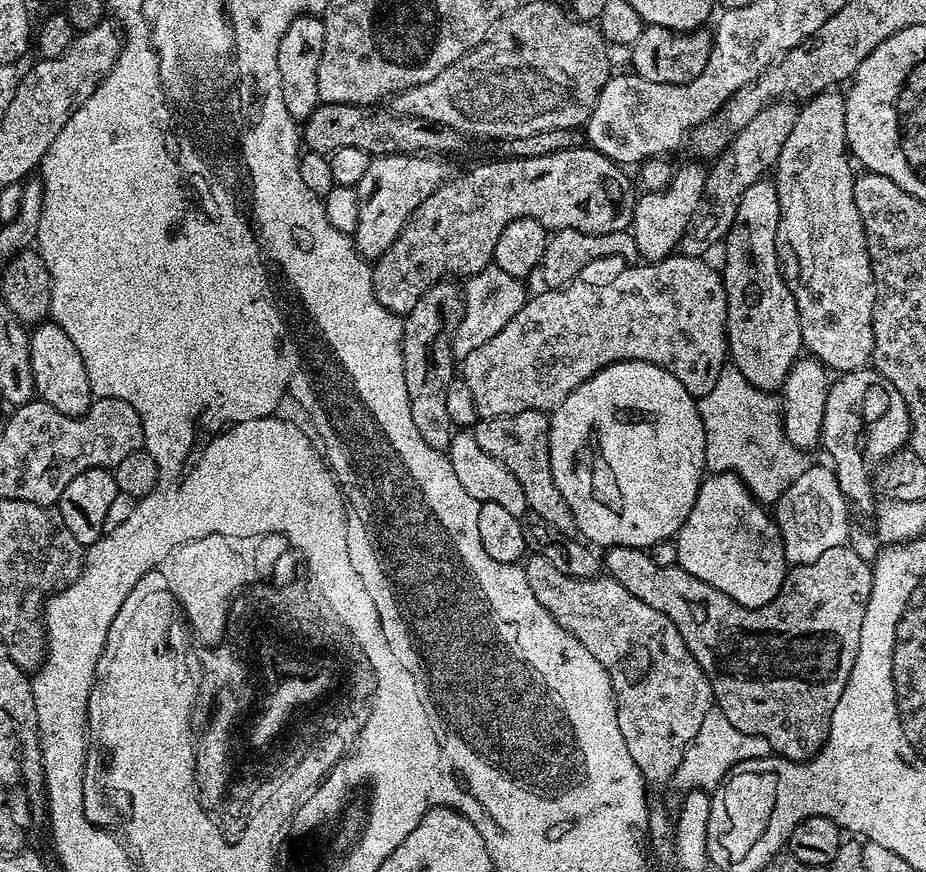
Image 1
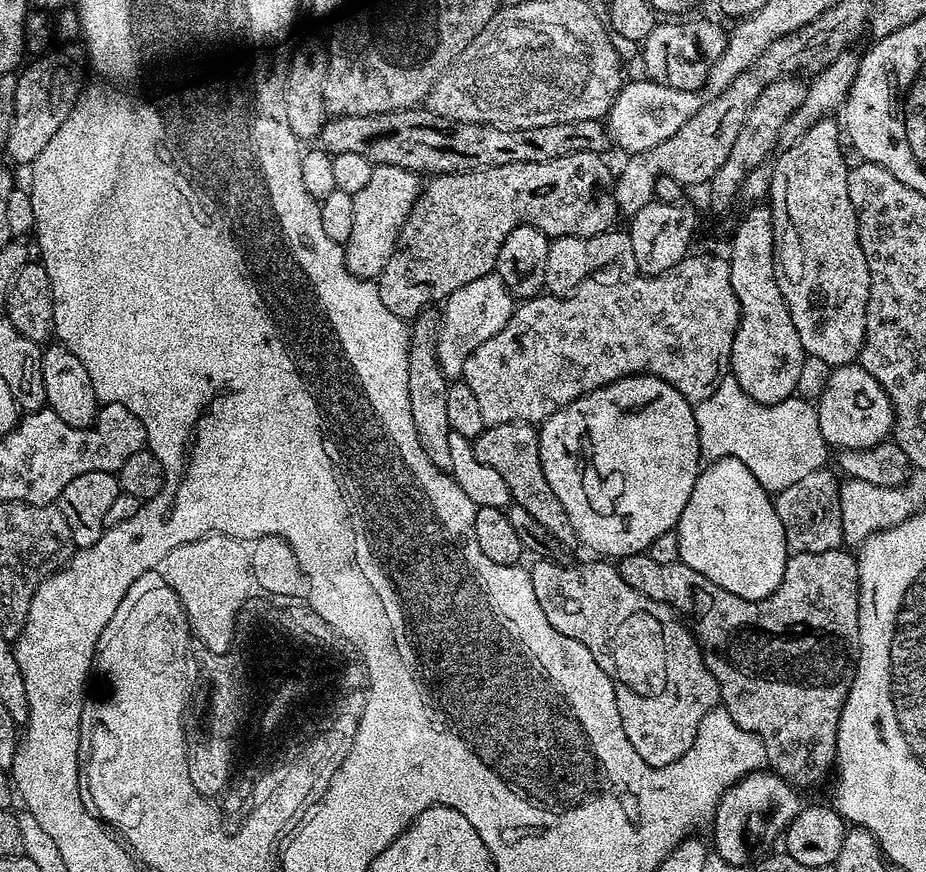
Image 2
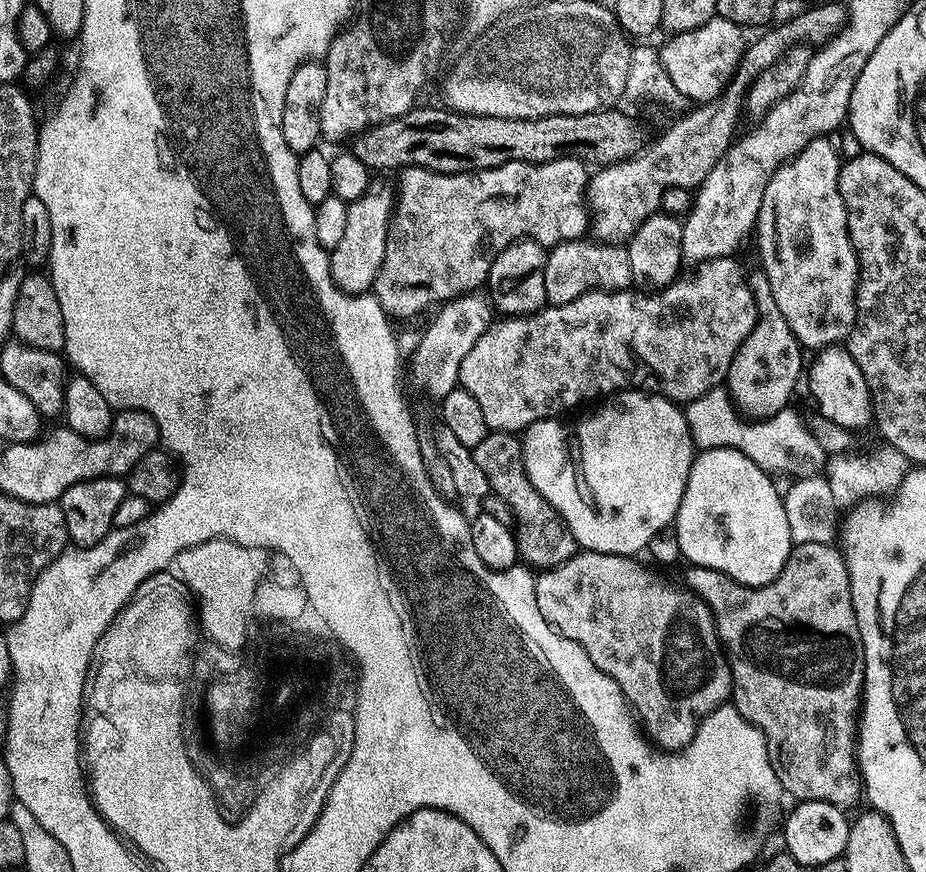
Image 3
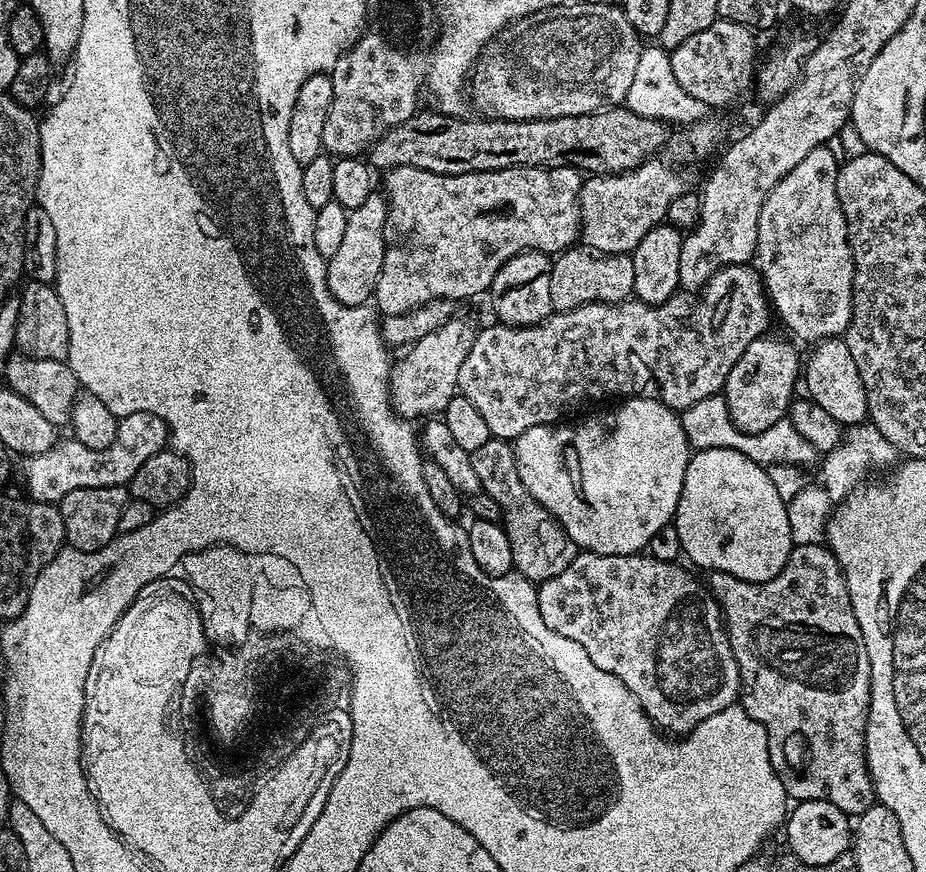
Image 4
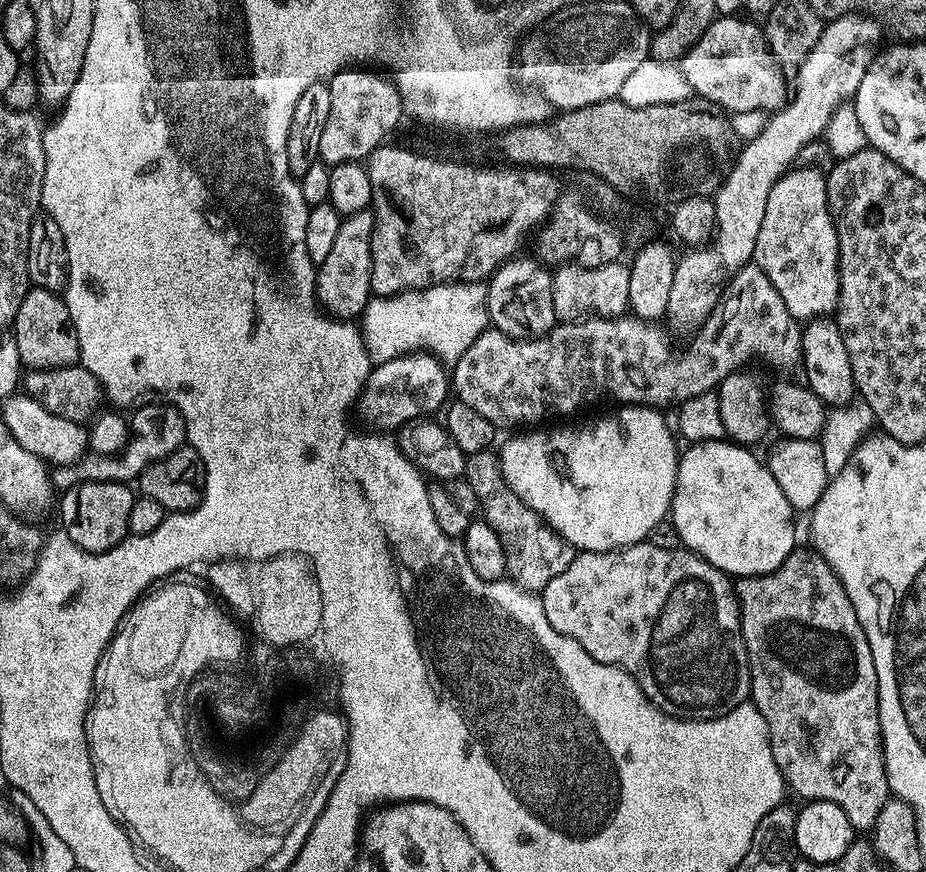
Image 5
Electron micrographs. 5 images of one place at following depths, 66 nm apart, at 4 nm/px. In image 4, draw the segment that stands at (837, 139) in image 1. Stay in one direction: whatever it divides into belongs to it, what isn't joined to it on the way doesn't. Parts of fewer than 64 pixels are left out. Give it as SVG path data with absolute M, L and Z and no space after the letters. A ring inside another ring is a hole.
M821 146L810 150L790 174L783 176L768 192L758 218L758 242L756 243L755 263L771 307L780 315L780 320L793 332L797 341L831 340L843 337L852 317L852 282L854 268L850 254L850 242L846 230L846 218L838 202L836 174L838 159L831 147Z

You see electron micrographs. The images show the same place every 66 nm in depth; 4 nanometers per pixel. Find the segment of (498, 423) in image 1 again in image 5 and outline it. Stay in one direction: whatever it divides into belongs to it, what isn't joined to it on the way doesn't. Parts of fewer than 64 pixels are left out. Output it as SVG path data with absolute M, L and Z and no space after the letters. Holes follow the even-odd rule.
M495 451L467 456L462 479L470 482L482 511L482 519L498 534L498 538L502 538L502 550L506 550L507 579L527 592L543 593L544 587L558 578L558 574L562 574L562 570L566 570L572 561L573 553L566 547L564 539L510 488Z

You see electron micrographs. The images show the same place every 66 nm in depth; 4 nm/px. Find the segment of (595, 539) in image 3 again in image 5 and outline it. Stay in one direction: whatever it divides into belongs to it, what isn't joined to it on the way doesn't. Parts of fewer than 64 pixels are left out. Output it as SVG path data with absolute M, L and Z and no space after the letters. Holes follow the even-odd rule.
M633 404L615 410L585 428L521 431L498 452L500 469L518 498L539 514L564 539L565 545L581 552L614 552L647 541L650 530L666 519L672 507L681 457L676 452L673 425L664 421L665 413L659 408Z

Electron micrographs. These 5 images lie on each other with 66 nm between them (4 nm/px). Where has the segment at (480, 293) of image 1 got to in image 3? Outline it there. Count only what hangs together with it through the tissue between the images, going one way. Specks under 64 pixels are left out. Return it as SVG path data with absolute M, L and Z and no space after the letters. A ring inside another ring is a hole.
M487 295L457 296L435 309L436 317L428 324L424 337L416 344L416 372L429 394L443 398L457 388L462 370L462 358L470 354L474 342L494 323L494 304Z

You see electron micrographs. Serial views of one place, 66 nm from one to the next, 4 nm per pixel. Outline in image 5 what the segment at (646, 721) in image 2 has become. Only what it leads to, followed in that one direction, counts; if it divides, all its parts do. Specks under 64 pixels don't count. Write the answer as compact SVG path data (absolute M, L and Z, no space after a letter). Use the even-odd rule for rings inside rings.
M647 542L631 544L614 552L581 552L572 557L570 566L551 580L540 596L542 606L546 610L546 618L550 618L550 626L558 630L566 638L574 638L590 658L600 664L618 666L626 670L638 682L638 686L646 694L646 698L654 706L664 711L665 716L675 716L677 720L713 720L716 716L725 716L739 704L745 703L750 696L750 666L746 646L740 629L740 607L736 602L733 585L729 577L717 569L703 557L687 550L661 550L658 546Z

